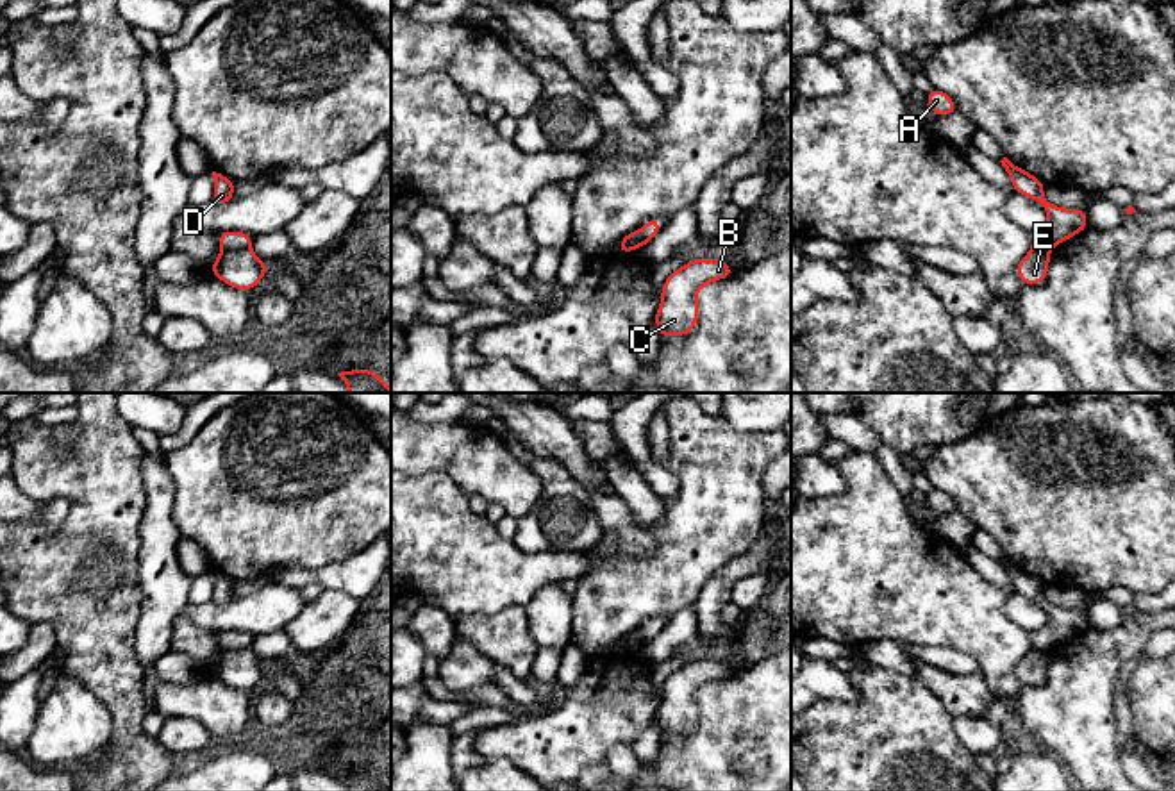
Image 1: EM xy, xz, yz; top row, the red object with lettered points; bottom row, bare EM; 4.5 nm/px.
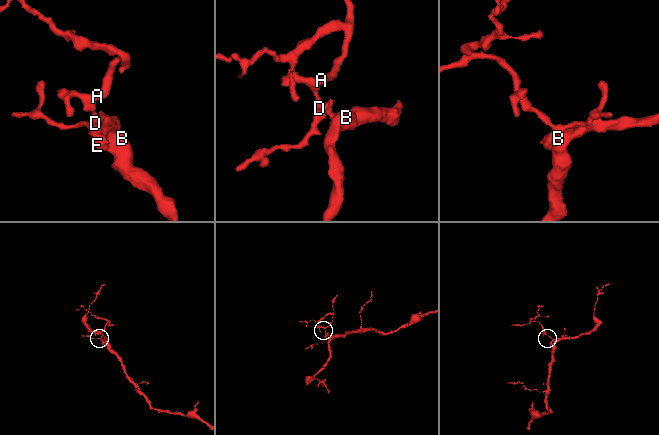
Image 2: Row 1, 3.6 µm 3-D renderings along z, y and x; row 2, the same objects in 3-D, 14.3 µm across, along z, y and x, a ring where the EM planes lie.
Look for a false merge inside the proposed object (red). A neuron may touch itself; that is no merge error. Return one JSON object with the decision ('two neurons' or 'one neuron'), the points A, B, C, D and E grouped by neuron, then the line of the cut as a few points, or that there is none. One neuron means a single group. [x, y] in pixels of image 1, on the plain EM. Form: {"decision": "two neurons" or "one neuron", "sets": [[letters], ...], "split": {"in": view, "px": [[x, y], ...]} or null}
{"decision": "two neurons", "sets": [["A", "D"], ["B", "C", "E"]], "split": {"in": "xy", "px": [[224, 649], [245, 650]]}}

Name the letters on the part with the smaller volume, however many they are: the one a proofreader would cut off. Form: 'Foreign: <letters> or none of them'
Foreign: A, D

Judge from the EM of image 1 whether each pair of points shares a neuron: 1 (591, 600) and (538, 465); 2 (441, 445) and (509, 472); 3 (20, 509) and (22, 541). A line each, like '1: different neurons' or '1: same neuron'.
1: different neurons
2: same neuron
3: different neurons

